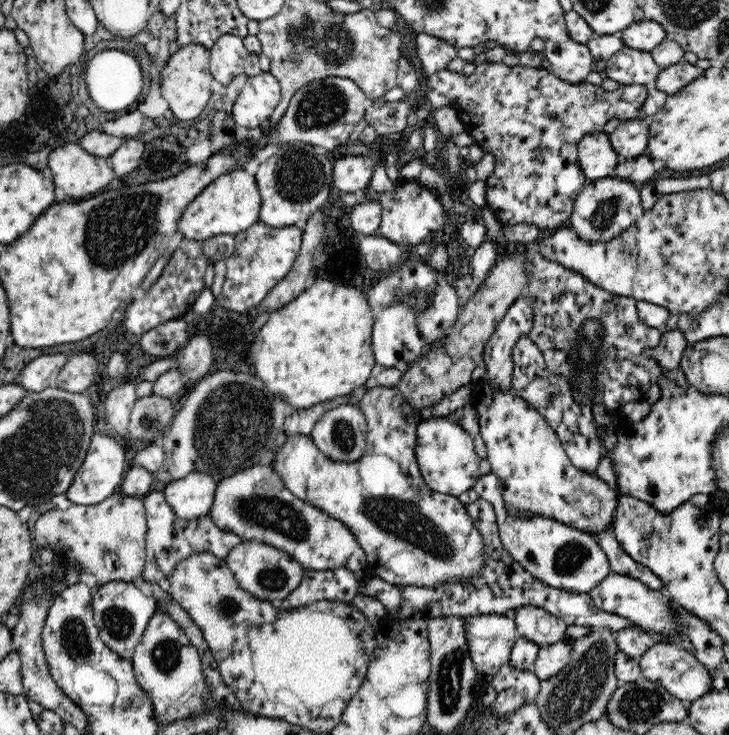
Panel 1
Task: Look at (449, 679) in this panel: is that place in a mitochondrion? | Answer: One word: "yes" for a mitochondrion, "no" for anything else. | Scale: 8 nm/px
yes

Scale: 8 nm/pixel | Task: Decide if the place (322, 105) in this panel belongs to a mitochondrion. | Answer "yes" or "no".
yes

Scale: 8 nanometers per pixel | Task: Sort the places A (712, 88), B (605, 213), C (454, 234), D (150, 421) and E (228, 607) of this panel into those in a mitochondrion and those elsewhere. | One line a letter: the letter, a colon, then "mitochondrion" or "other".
A: other
B: mitochondrion
C: other
D: mitochondrion
E: mitochondrion

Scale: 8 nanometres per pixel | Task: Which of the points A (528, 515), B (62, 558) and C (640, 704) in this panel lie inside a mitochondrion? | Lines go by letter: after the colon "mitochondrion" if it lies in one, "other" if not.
A: other
B: other
C: mitochondrion

